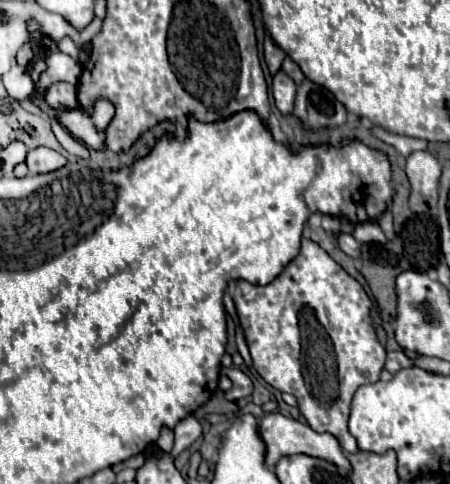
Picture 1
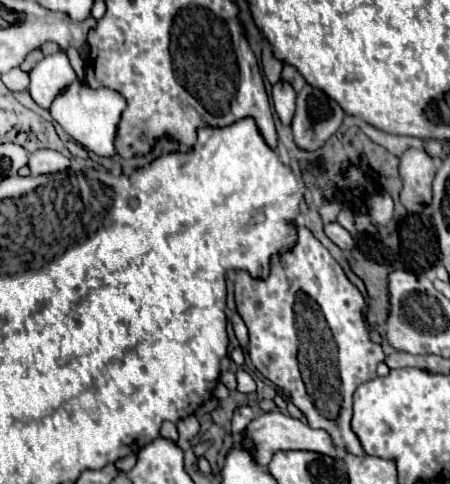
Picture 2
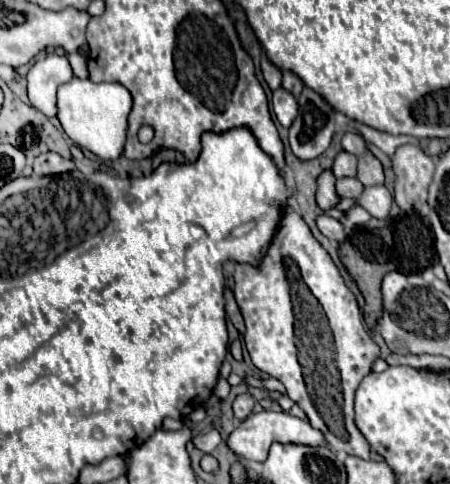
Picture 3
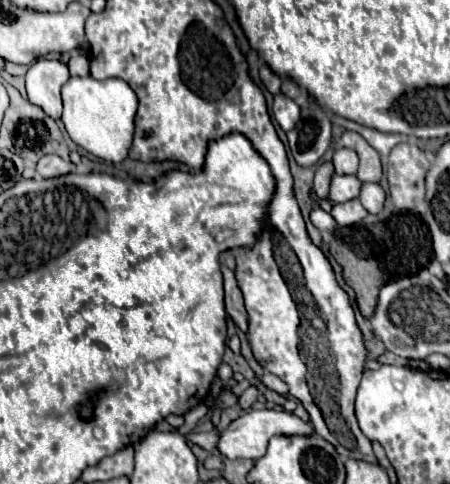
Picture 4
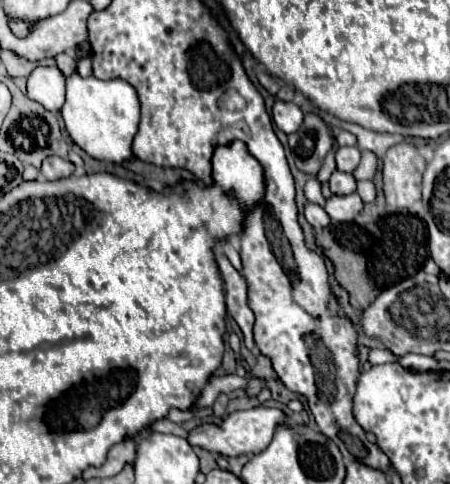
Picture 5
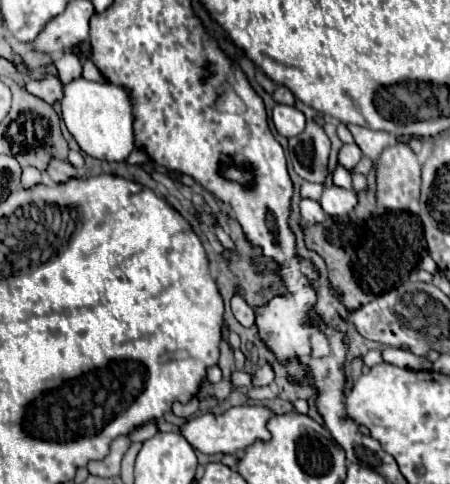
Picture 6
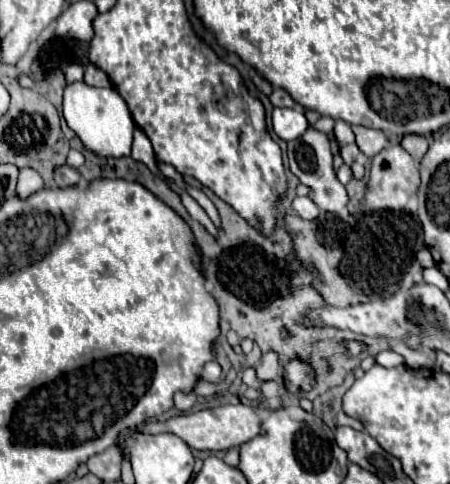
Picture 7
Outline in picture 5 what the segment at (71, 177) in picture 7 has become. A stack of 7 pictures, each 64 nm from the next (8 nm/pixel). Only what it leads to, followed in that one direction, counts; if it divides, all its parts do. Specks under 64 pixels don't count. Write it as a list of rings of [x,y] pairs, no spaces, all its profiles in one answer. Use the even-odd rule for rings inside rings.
[[[48,156],[42,164],[42,174],[48,180],[60,180],[74,172],[74,164],[70,160],[62,160],[58,156]]]

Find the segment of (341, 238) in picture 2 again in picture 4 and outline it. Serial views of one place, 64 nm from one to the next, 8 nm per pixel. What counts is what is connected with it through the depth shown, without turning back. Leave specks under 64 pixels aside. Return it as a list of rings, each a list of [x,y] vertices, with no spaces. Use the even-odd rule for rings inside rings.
[[[314,206],[310,210],[310,220],[318,230],[324,230],[324,232],[334,232],[336,230],[336,222],[332,220],[332,216],[328,212],[324,212],[322,208],[318,208],[318,206]]]

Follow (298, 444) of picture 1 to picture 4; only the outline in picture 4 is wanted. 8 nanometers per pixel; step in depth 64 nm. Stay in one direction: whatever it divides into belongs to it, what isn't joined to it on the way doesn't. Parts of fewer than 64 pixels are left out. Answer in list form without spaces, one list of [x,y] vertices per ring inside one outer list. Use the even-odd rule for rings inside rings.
[[[262,408],[262,410],[248,410],[246,414],[238,416],[236,420],[232,420],[226,428],[226,432],[220,434],[216,448],[220,450],[222,456],[234,460],[234,458],[250,458],[250,460],[258,460],[264,456],[266,448],[268,448],[268,440],[276,434],[284,434],[284,436],[296,436],[296,434],[314,434],[314,430],[310,428],[310,424],[302,422],[298,416],[286,412],[286,410],[270,410],[270,408]]]

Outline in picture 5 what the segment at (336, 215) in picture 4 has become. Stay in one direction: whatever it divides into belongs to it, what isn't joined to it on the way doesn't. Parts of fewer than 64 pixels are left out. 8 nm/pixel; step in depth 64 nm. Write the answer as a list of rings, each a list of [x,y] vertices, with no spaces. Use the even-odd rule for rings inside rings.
[[[356,192],[346,194],[346,196],[328,196],[324,210],[332,218],[332,222],[350,222],[360,210],[362,210],[362,200]]]

